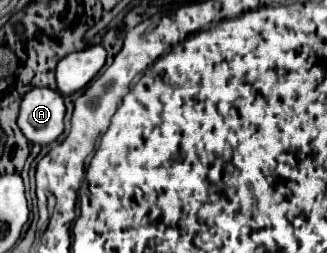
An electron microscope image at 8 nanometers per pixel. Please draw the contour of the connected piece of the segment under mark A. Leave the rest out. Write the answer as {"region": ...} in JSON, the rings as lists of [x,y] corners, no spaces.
{"region":[[[36,87],[30,89],[20,103],[18,127],[30,143],[48,145],[62,135],[64,113],[64,99],[58,91]]]}

